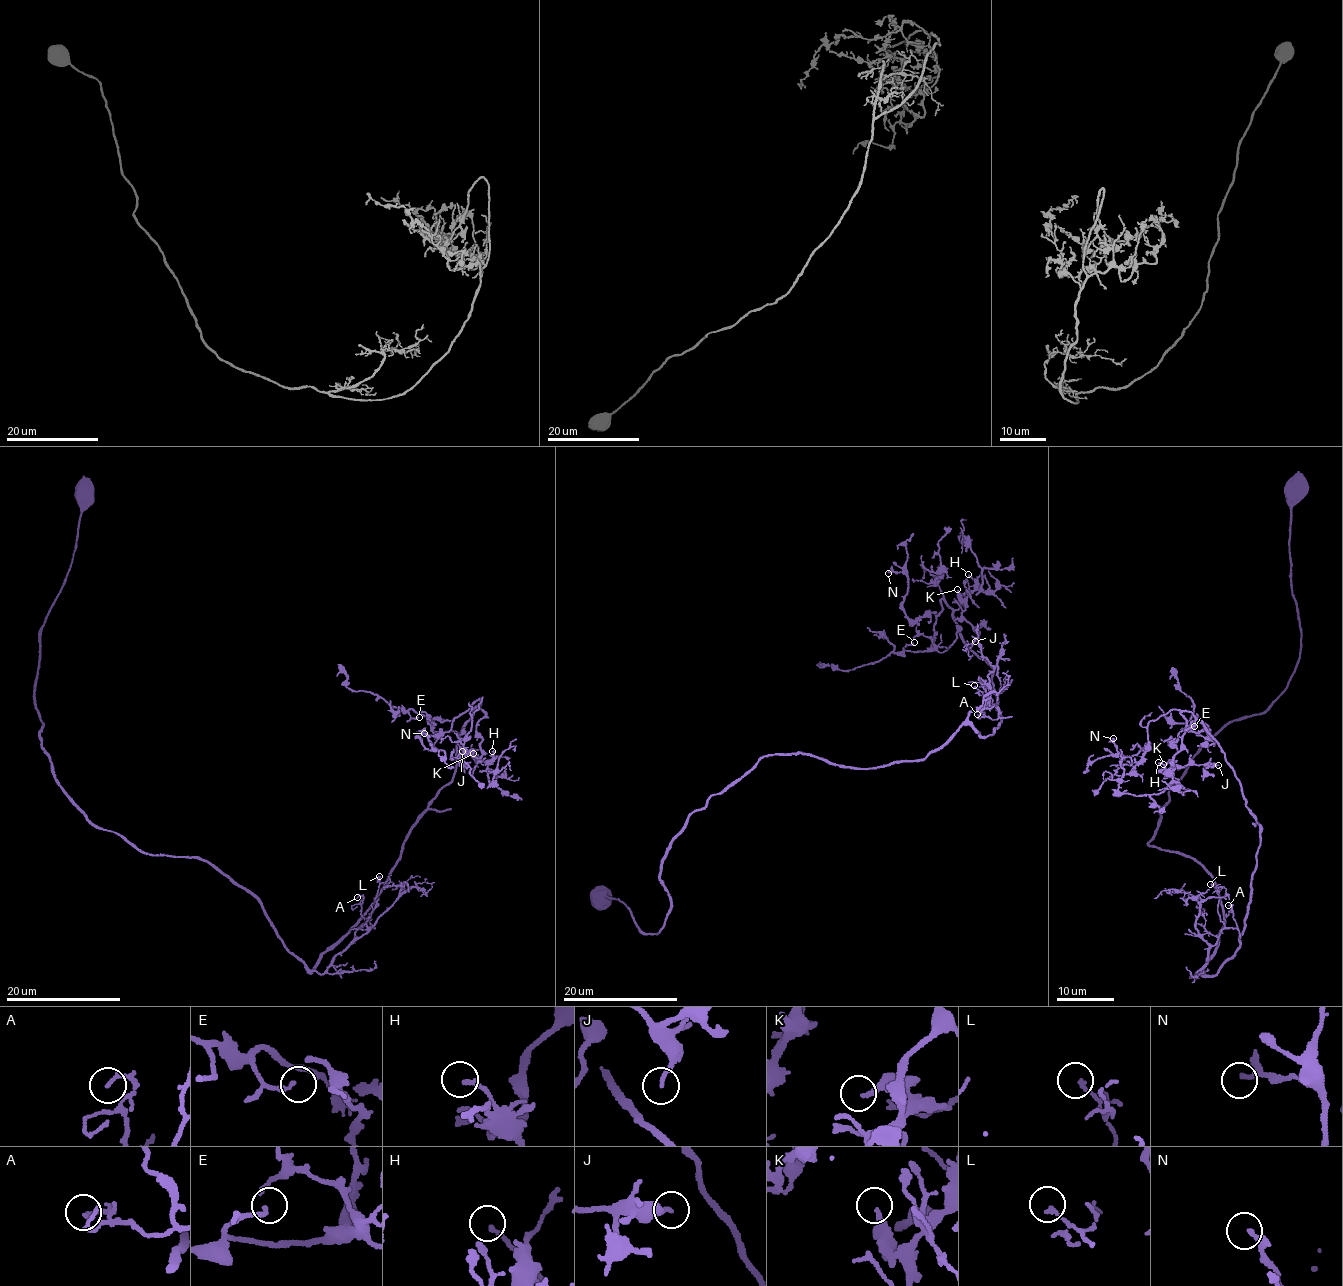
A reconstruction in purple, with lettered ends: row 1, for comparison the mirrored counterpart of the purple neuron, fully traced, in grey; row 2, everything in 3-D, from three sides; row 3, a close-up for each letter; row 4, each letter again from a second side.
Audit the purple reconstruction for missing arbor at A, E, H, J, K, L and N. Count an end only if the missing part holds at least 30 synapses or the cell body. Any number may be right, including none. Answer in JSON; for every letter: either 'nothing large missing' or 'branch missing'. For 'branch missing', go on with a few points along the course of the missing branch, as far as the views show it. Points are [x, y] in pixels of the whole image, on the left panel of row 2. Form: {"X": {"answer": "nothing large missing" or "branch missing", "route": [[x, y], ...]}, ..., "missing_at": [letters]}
{"A": {"answer": "nothing large missing"}, "E": {"answer": "nothing large missing"}, "H": {"answer": "nothing large missing"}, "J": {"answer": "nothing large missing"}, "K": {"answer": "nothing large missing"}, "L": {"answer": "nothing large missing"}, "N": {"answer": "nothing large missing"}, "missing_at": []}

